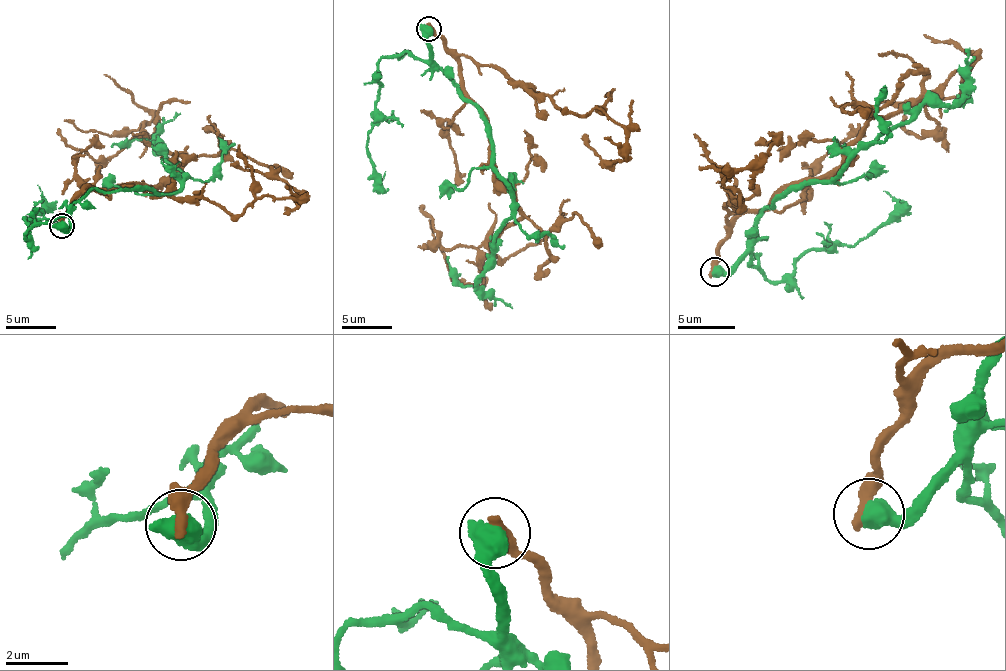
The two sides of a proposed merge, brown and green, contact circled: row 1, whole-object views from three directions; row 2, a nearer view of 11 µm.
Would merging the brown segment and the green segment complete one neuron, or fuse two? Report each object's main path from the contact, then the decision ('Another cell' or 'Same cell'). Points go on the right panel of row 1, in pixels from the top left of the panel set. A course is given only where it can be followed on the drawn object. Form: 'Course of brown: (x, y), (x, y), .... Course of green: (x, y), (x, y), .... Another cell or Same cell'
Course of brown: (716, 269), (740, 215), (772, 205), (783, 186), (834, 176), (868, 123), (977, 59), (924, 36). Course of green: (716, 272), (726, 274), (765, 210), (790, 190), (836, 180), (857, 151), (927, 104), (966, 93), (945, 112). Another cell

